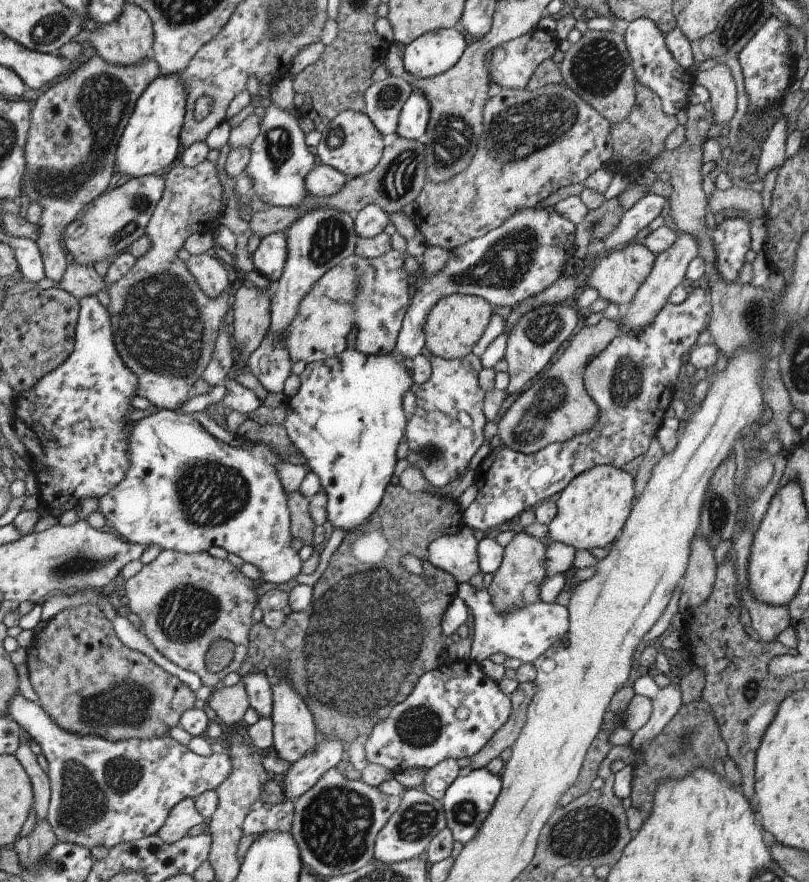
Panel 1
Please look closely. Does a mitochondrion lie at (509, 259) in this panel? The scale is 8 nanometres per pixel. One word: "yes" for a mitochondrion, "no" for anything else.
yes

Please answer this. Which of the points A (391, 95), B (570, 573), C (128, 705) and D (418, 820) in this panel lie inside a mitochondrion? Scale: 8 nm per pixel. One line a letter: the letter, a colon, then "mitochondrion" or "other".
A: mitochondrion
B: other
C: mitochondrion
D: mitochondrion

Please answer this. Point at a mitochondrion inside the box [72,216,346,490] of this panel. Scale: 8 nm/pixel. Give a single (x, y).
(160, 328)

